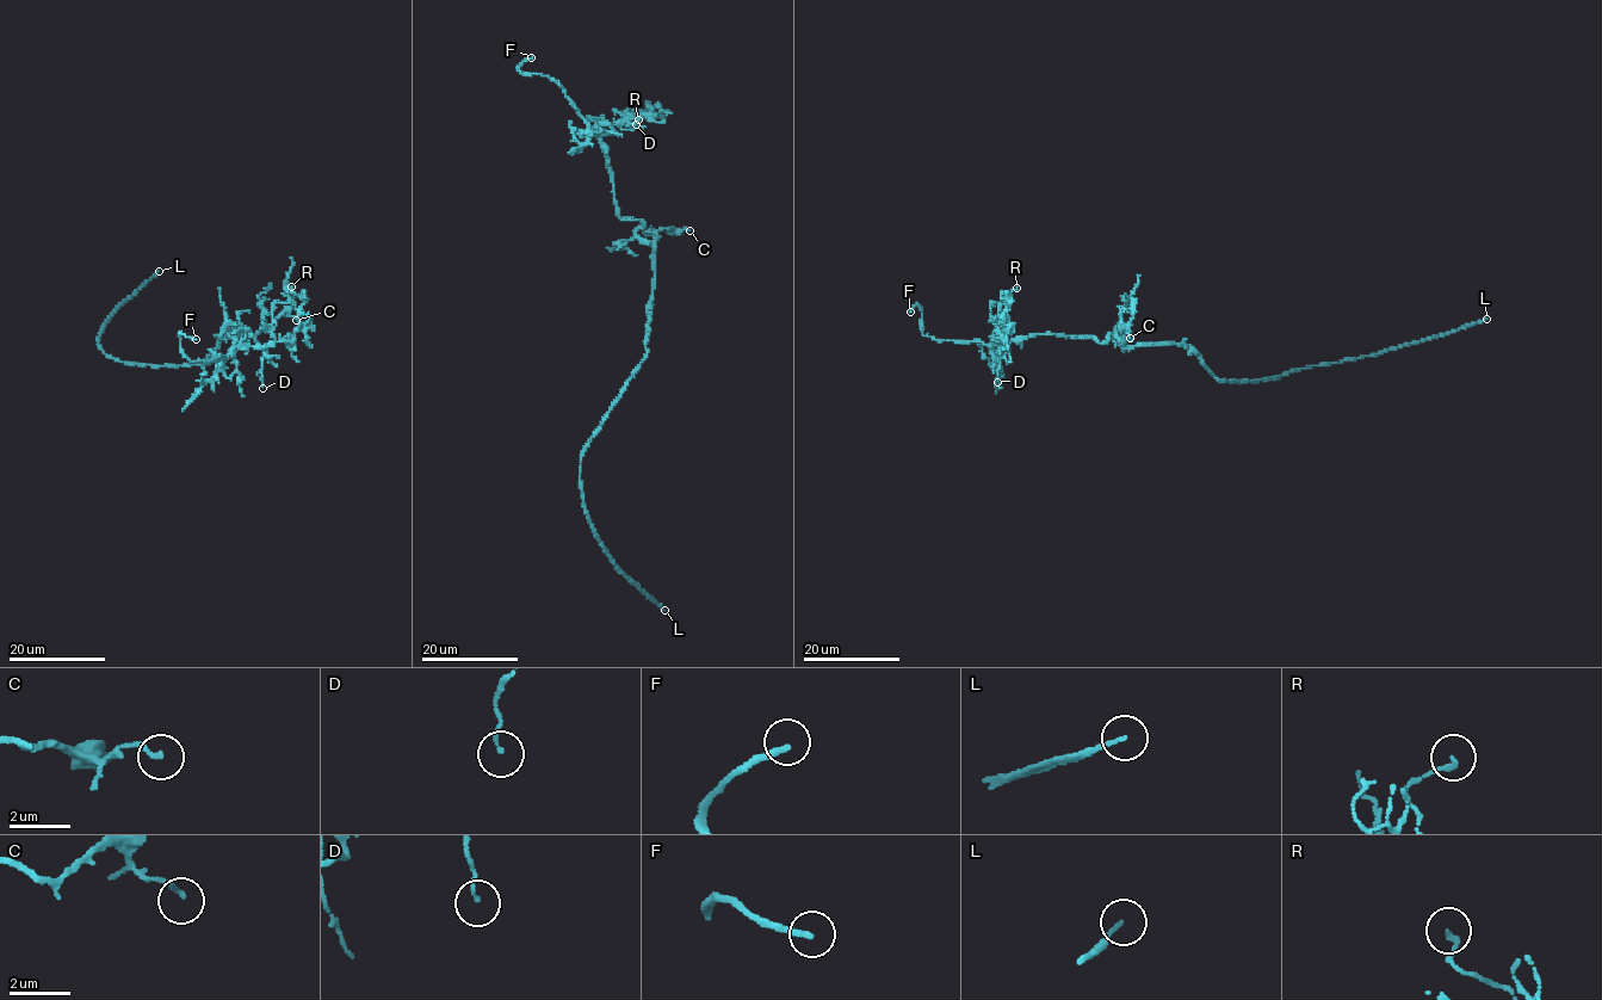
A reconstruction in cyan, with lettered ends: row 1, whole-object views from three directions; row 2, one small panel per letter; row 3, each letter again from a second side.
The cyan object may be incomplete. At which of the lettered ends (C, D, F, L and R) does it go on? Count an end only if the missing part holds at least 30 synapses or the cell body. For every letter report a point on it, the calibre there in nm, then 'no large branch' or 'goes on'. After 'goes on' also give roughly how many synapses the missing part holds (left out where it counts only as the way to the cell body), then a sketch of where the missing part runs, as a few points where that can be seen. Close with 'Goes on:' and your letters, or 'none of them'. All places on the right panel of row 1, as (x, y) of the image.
C: (1130, 338) | 130 nm | no large branch
D: (997, 382) | 100 nm | no large branch
F: (910, 312) | 220 nm | goes on | (910, 312), (915, 312), (914, 288), (923, 275), (919, 261), (926, 250), (933, 250)
L: (1486, 319) | 120 nm | goes on | 300 syn
R: (1016, 288) | 160 nm | no large branch
Goes on: F, L

